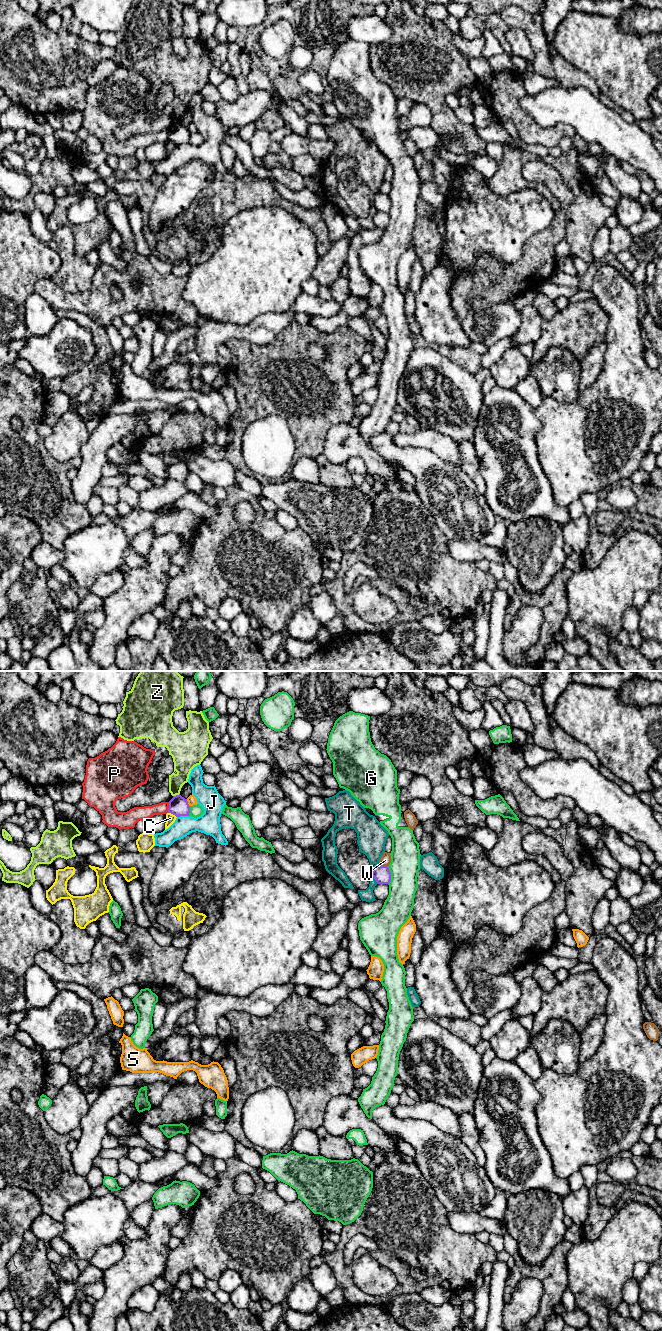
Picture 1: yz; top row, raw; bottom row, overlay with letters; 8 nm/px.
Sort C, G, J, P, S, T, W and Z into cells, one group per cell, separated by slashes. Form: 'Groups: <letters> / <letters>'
Groups: C / G / J / P / S / T / W / Z

